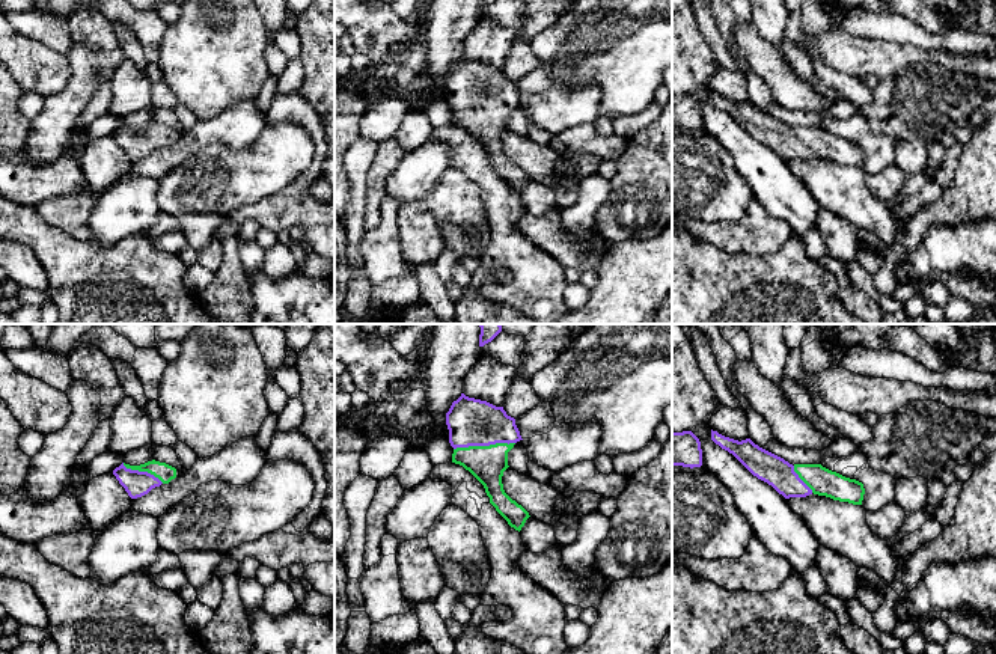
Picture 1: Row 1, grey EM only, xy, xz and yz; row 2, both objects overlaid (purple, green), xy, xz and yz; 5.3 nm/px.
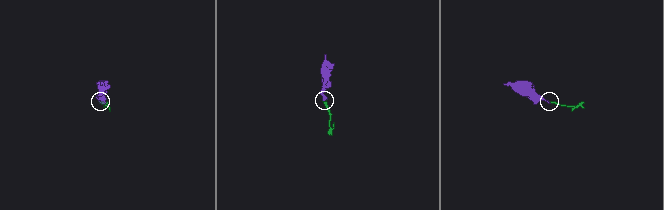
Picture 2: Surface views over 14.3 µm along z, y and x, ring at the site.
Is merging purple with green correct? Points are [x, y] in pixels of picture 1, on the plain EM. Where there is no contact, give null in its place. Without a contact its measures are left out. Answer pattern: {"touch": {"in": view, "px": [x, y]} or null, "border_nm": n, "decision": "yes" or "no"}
{"touch": {"in": "xz", "px": [484, 107]}, "border_nm": 340, "decision": "yes"}

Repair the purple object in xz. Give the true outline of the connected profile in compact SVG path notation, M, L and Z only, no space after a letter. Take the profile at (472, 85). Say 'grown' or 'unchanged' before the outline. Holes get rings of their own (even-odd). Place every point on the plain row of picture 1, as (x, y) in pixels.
grown; M464 56L446 75L452 125L469 133L485 151L490 166L515 193L521 193L529 175L503 152L502 139L508 115L521 101L515 81L503 69L469 60Z

